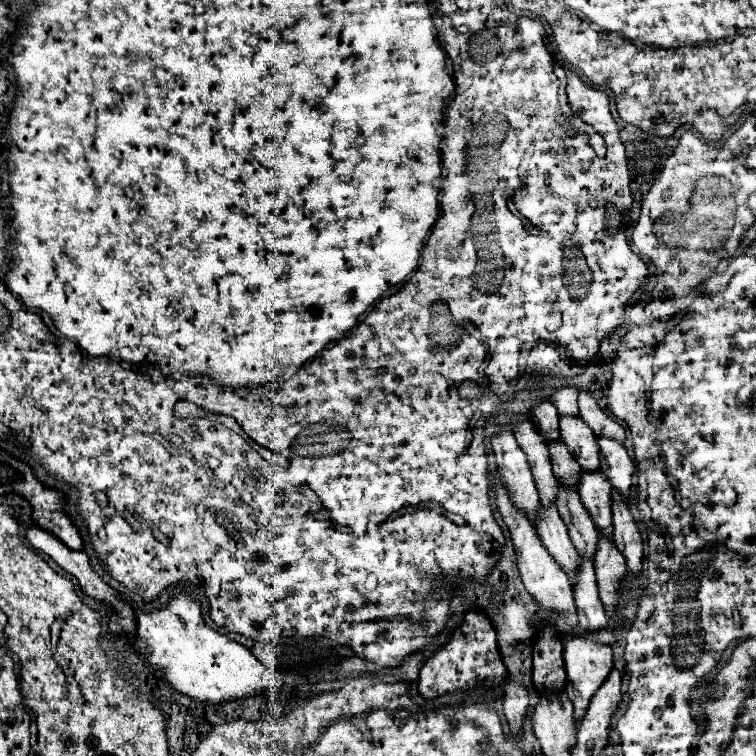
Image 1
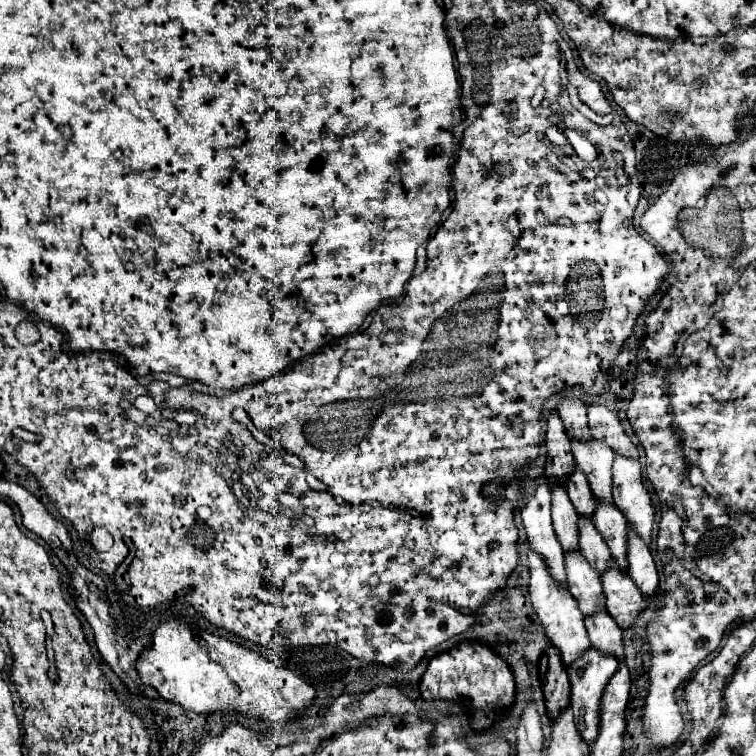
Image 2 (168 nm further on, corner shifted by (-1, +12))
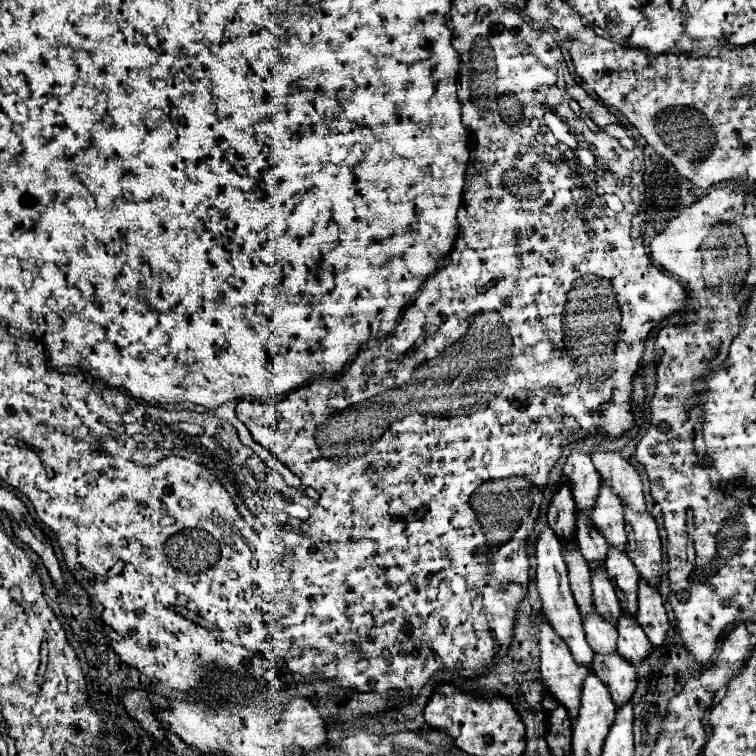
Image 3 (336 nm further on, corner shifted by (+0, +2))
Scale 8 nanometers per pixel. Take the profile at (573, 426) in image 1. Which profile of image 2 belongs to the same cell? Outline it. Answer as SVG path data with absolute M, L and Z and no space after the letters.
M572 440L572 454L576 466L582 468L582 472L586 472L586 478L590 480L590 490L594 492L596 500L612 500L610 468L614 462L614 452L606 448L606 444L602 444L600 440Z

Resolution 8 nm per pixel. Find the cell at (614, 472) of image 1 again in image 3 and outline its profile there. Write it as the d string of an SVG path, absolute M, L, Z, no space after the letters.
M623 504L623 510L625 510L625 532L627 532L625 552L637 566L641 578L657 586L663 574L663 558L661 558L661 538L655 518L649 512L635 512L629 504Z

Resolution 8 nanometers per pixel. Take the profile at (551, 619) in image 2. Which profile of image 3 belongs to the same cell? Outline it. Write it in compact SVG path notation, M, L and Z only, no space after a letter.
M543 614L539 648L543 684L563 706L567 706L569 716L573 718L573 714L577 714L577 702L581 698L581 682L587 678L589 670L587 666L581 666L573 660L569 646L563 642L563 638L557 636L557 632Z

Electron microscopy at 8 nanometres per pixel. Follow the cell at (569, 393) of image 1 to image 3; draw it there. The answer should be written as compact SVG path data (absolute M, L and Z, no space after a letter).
M575 448L563 464L563 474L571 482L577 510L589 512L589 502L593 502L593 494L597 494L597 486L601 486L601 476L595 470L589 454Z

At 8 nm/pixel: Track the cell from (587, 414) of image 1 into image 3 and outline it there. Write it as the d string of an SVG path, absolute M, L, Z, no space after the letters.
M601 446L593 450L591 460L601 478L613 482L613 490L617 490L619 498L625 498L625 502L629 502L637 512L645 510L643 482L635 466L631 466L619 452L609 452Z

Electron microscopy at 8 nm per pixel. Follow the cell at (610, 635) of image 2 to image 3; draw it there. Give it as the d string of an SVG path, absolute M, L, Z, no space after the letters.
M613 652L613 654L595 654L591 668L607 684L611 698L615 700L617 706L621 706L621 702L631 700L633 690L637 686L635 664L625 660L621 654Z

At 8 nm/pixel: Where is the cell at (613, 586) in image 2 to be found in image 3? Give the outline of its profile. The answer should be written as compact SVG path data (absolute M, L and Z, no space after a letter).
M621 612L619 622L617 622L617 632L619 632L617 652L625 654L625 658L629 658L629 662L639 664L651 652L653 646L651 646L647 634L641 630L639 622L629 612Z

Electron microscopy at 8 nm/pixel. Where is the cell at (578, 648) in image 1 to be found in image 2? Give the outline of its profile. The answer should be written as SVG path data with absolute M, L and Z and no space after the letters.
M590 648L588 652L584 652L570 668L570 686L572 686L572 700L570 700L570 708L574 712L574 722L578 732L582 734L582 738L586 740L586 744L592 744L598 736L598 712L600 712L600 698L602 692L606 688L606 684L610 682L610 676L616 672L618 668L618 660L614 656L606 656L594 648Z

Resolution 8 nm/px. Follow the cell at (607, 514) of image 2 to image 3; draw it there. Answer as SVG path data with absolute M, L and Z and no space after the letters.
M609 546L607 558L605 558L605 568L609 570L609 578L615 586L617 598L621 602L621 610L629 610L633 616L637 614L637 584L639 584L639 574L633 562L629 562L629 556L615 546Z

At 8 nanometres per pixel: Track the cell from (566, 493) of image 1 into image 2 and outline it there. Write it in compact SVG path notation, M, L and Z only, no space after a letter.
M580 518L580 552L586 556L586 560L590 560L590 566L596 572L602 572L602 568L606 568L606 564L612 560L604 538L588 518Z

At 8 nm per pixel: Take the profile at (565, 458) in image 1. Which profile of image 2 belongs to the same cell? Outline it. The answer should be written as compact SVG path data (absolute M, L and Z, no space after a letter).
M576 468L576 470L568 476L566 492L568 492L570 502L574 504L578 516L594 516L594 496L592 496L592 492L590 492L588 480L586 480L586 476L582 474L582 470Z

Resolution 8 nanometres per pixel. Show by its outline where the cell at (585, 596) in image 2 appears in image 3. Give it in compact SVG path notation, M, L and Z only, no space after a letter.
M597 610L583 618L583 628L587 634L587 642L595 652L607 654L617 650L617 628L609 620L605 620Z

